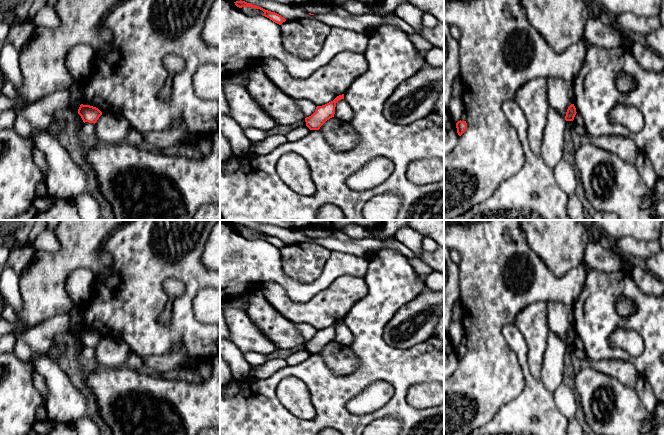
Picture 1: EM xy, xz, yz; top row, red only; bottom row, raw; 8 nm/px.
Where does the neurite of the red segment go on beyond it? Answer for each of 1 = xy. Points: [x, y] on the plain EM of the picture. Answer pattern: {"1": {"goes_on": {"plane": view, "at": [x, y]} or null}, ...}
{"1": {"goes_on": null}}

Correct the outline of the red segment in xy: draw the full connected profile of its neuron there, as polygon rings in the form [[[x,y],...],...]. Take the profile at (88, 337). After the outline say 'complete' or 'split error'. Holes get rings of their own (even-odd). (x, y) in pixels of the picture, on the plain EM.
[[[81,328],[78,333],[78,338],[81,340],[83,346],[96,347],[102,336],[93,330]]] | complete

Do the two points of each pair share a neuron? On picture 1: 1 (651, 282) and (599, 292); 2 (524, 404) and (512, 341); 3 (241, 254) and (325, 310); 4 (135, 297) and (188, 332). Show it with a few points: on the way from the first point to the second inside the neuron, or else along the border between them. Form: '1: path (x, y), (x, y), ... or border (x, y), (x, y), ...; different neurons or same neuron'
1: border (630, 274), (642, 291), (653, 296); different neurons
2: path (529, 388), (529, 378), (522, 357); same neuron
3: border (329, 286), (304, 302), (293, 302), (287, 296); different neurons
4: path (142, 312), (162, 332), (173, 332); same neuron

